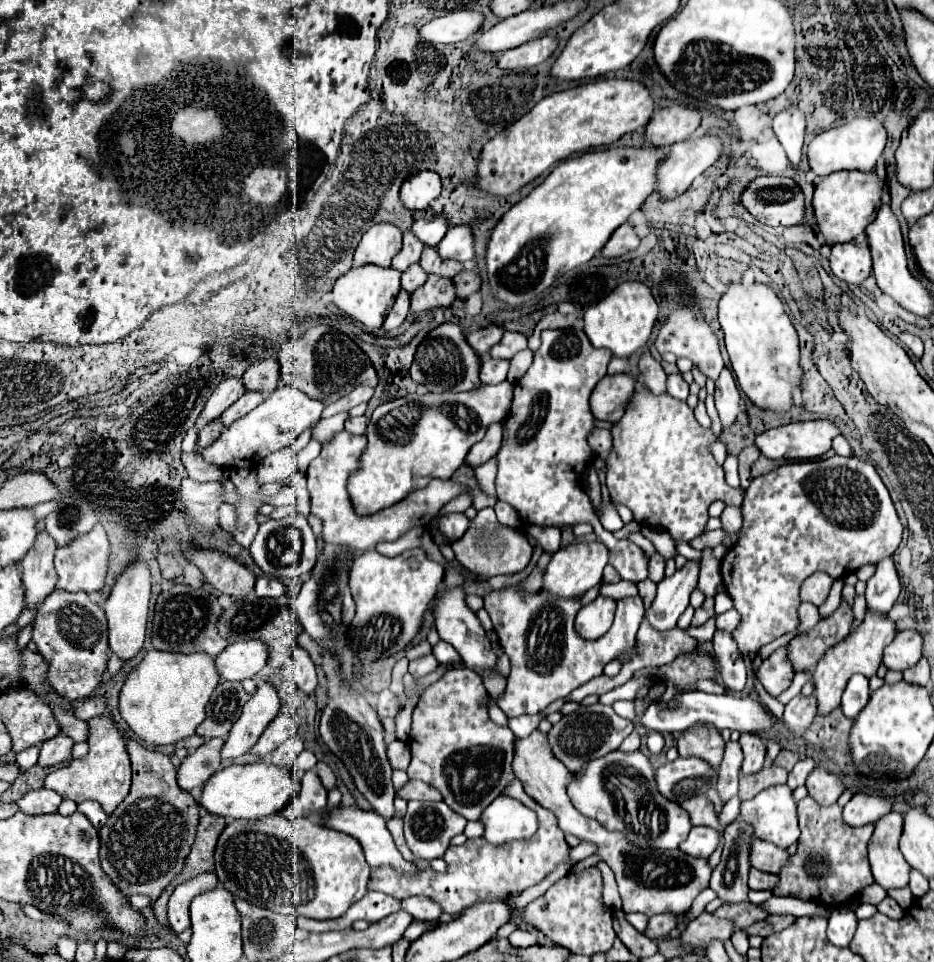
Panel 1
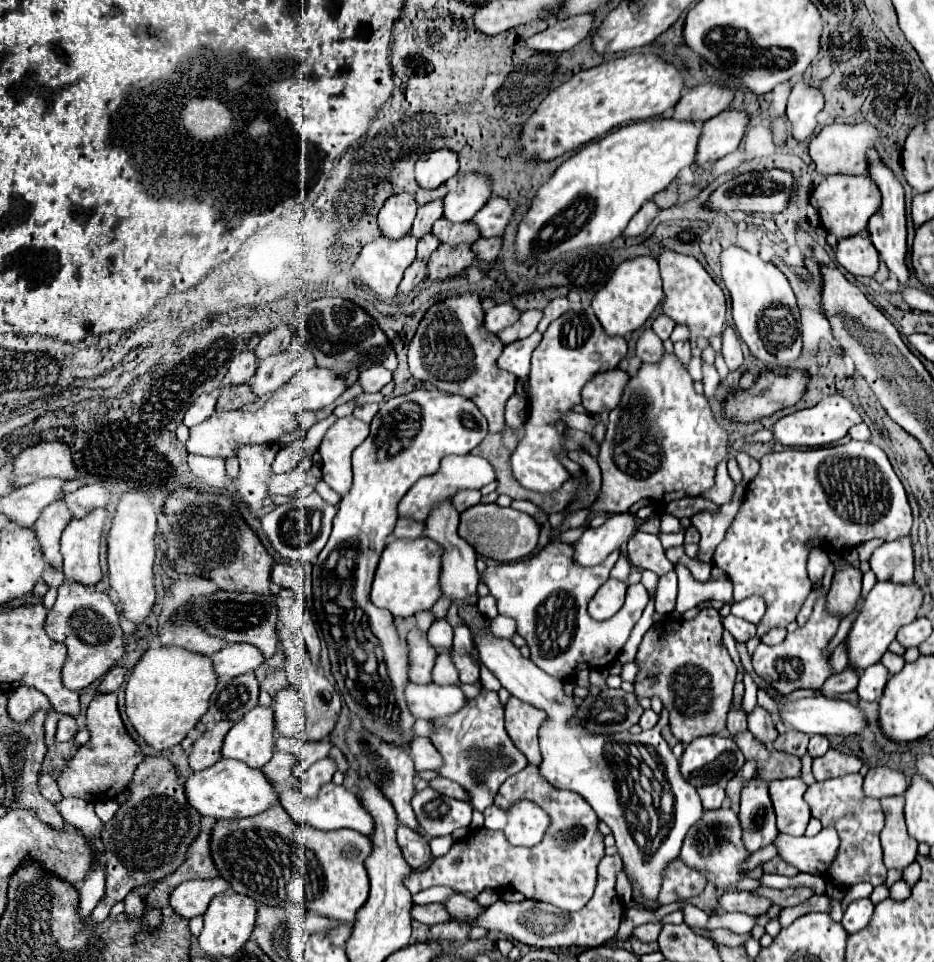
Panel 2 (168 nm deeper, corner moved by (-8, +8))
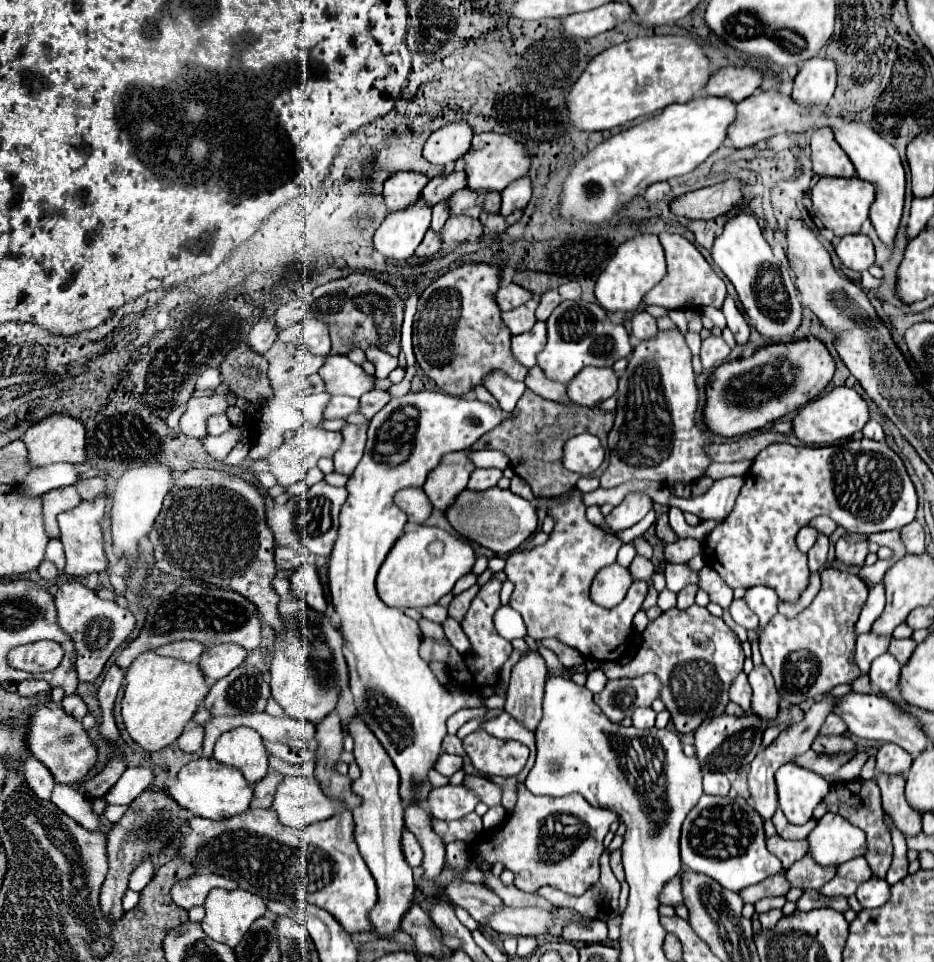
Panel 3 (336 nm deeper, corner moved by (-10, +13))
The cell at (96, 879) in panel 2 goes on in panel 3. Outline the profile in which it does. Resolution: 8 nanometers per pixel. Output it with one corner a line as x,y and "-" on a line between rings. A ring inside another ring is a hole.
56,785
52,791
50,801
62,809
68,817
72,817
76,823
80,823
84,829
98,831
98,815
92,811
92,805
88,797
84,797
76,787
70,785

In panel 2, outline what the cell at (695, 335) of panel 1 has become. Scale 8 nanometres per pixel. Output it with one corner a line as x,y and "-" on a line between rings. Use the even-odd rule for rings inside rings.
664,252
660,258
660,274
664,280
664,302
662,310
676,324
684,324
690,330
690,342
696,342
700,336
710,340
712,336
722,336
724,332
724,314
726,300
720,286
712,280
712,276
702,268
702,264
678,252

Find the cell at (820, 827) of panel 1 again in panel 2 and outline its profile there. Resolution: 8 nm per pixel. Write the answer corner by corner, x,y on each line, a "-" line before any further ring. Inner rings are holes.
848,774
830,778
826,782
814,782
808,786
804,800
810,806
814,818
822,822
824,828
834,826
840,836
838,856
826,870
826,876
832,878
832,884
842,888
854,886
858,882
870,882
872,886
880,886
886,880
886,866
882,862
882,846
880,846
880,830
884,828
884,814
878,800
866,798
862,794
862,776

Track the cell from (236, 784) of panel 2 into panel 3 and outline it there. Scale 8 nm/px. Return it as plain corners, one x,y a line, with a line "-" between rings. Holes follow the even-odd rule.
194,759
180,769
176,781
168,787
168,795
184,809
194,813
196,817
206,819
226,819
240,815
248,809
254,793
252,787
246,783
244,775
236,767
224,767
214,759

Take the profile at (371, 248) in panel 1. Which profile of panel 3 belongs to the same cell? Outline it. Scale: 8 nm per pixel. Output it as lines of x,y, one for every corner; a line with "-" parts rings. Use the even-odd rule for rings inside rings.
398,171
390,175
384,183
384,199
390,211
404,209
420,197
420,191
428,183
428,175
418,171

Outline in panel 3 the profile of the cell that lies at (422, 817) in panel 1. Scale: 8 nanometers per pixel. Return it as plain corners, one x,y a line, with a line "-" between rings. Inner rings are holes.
438,787
432,789
428,797
428,807
432,817
442,819
442,821
452,821
452,819
462,819
464,815
472,813
474,807
480,803
478,795
468,791
468,787

